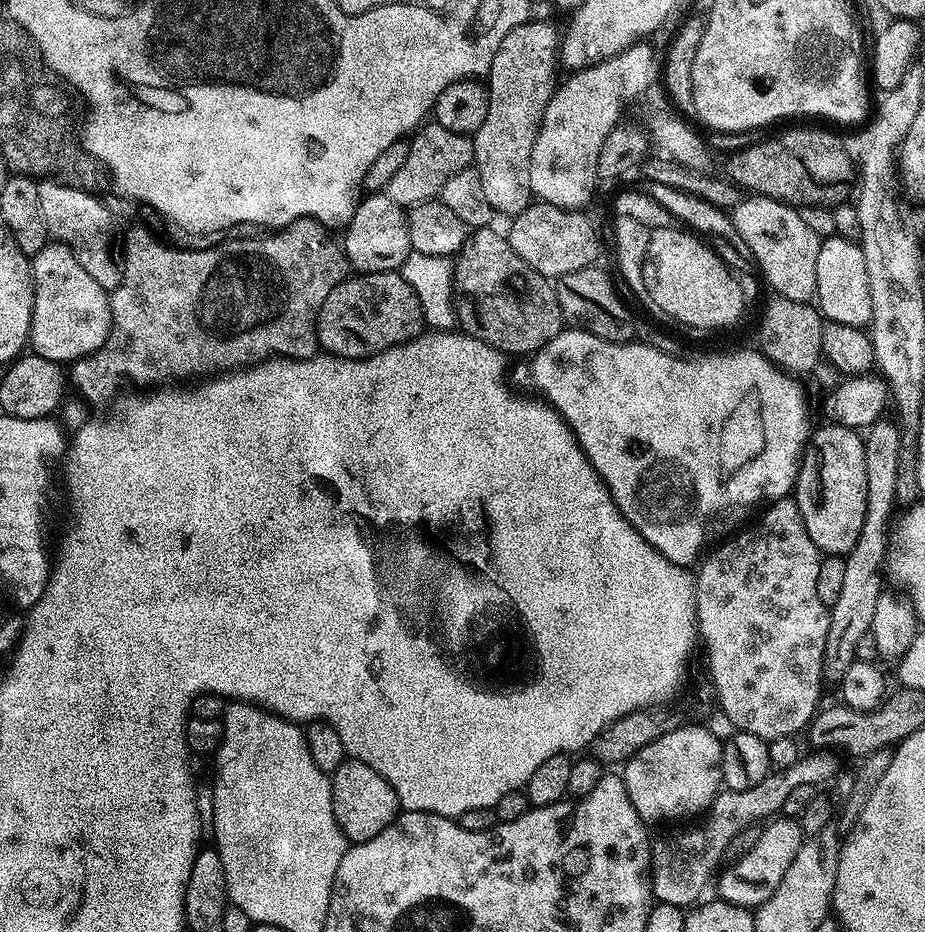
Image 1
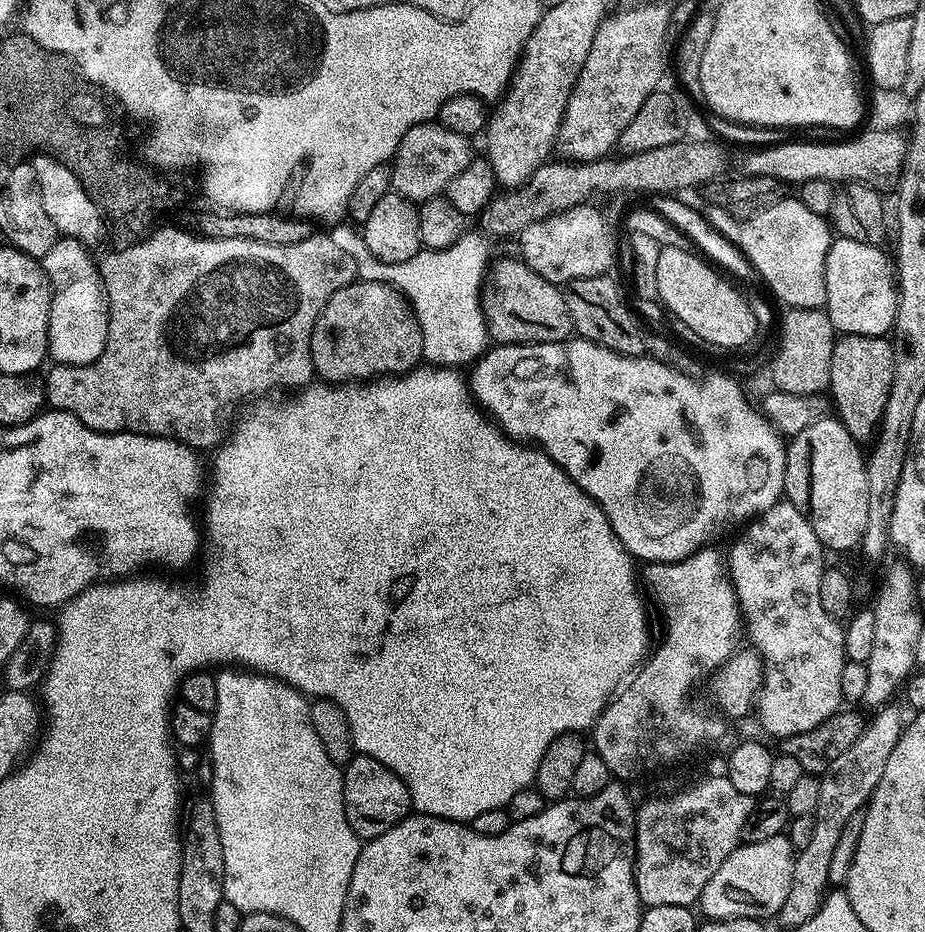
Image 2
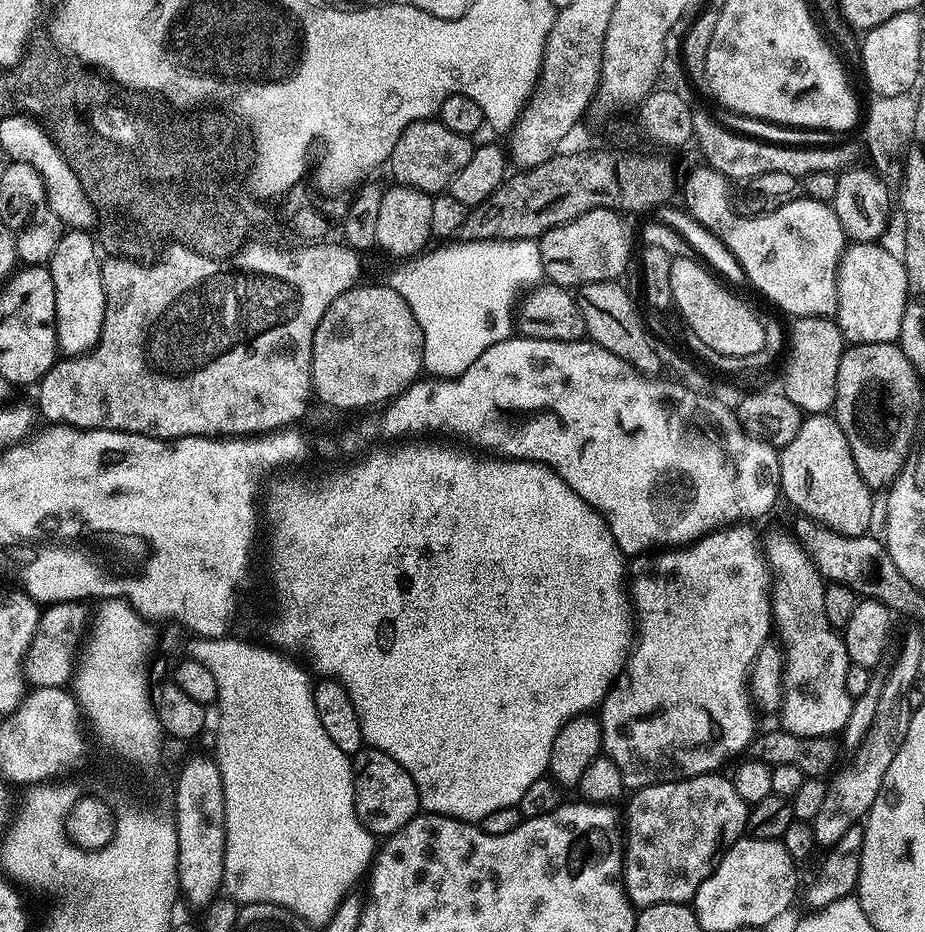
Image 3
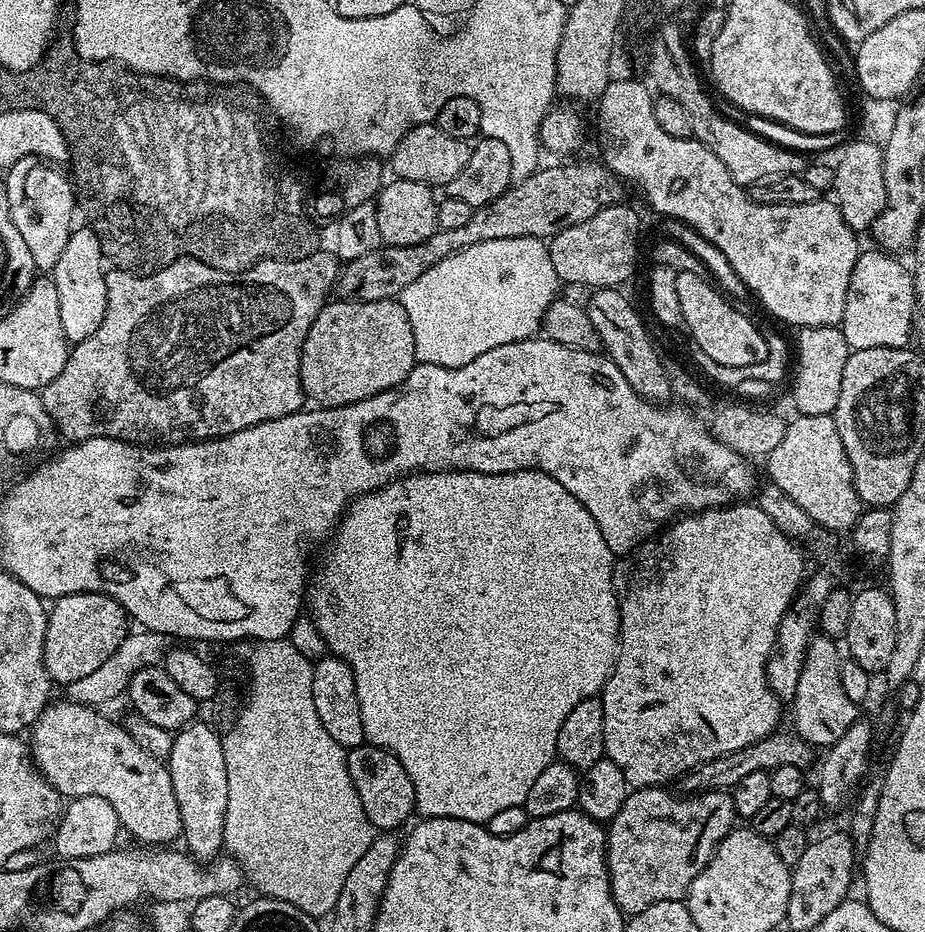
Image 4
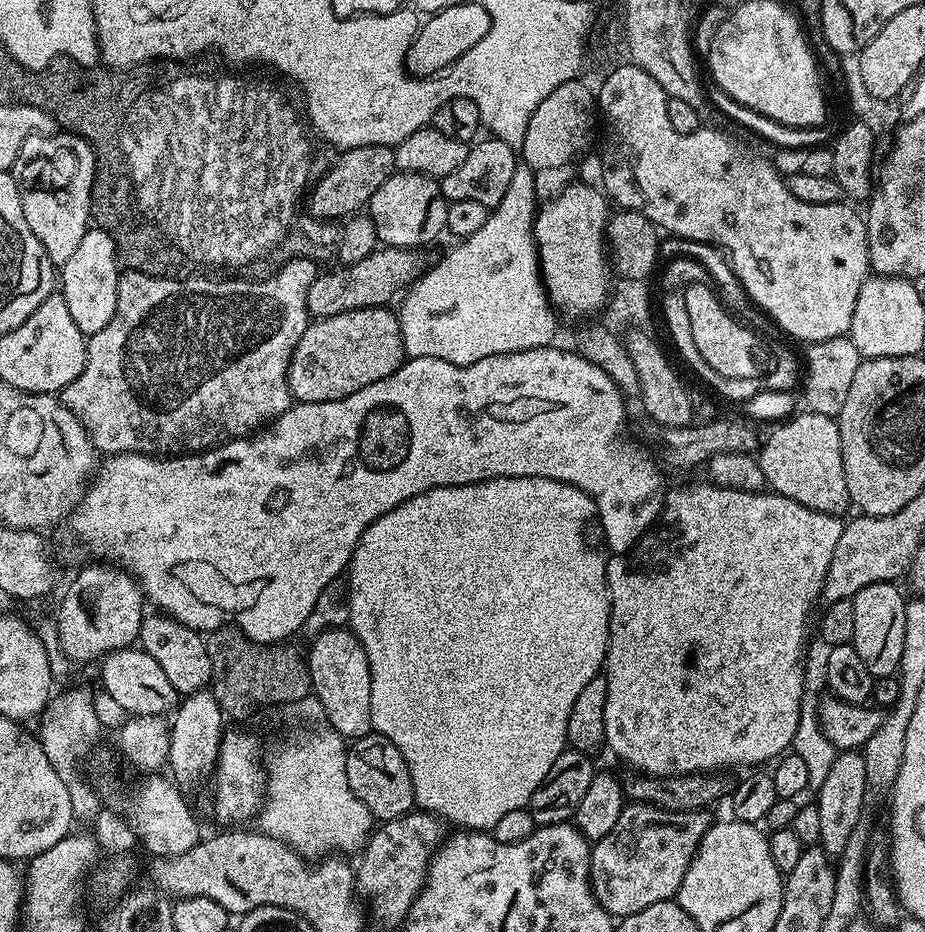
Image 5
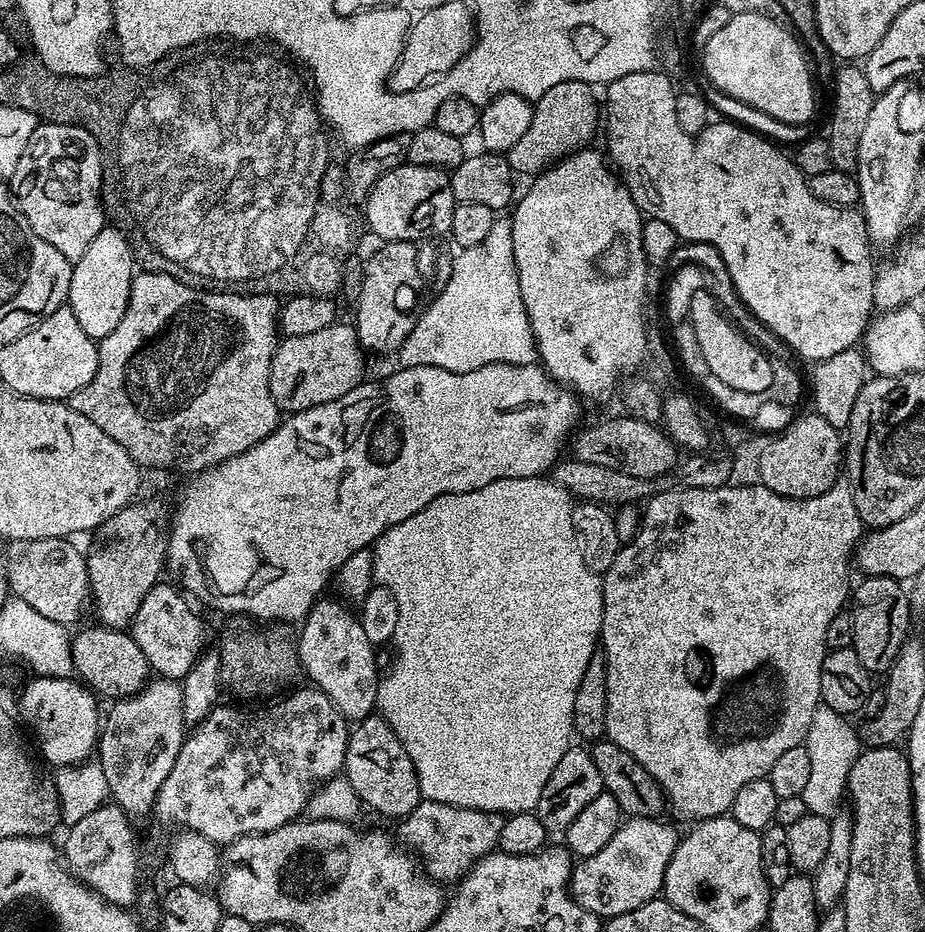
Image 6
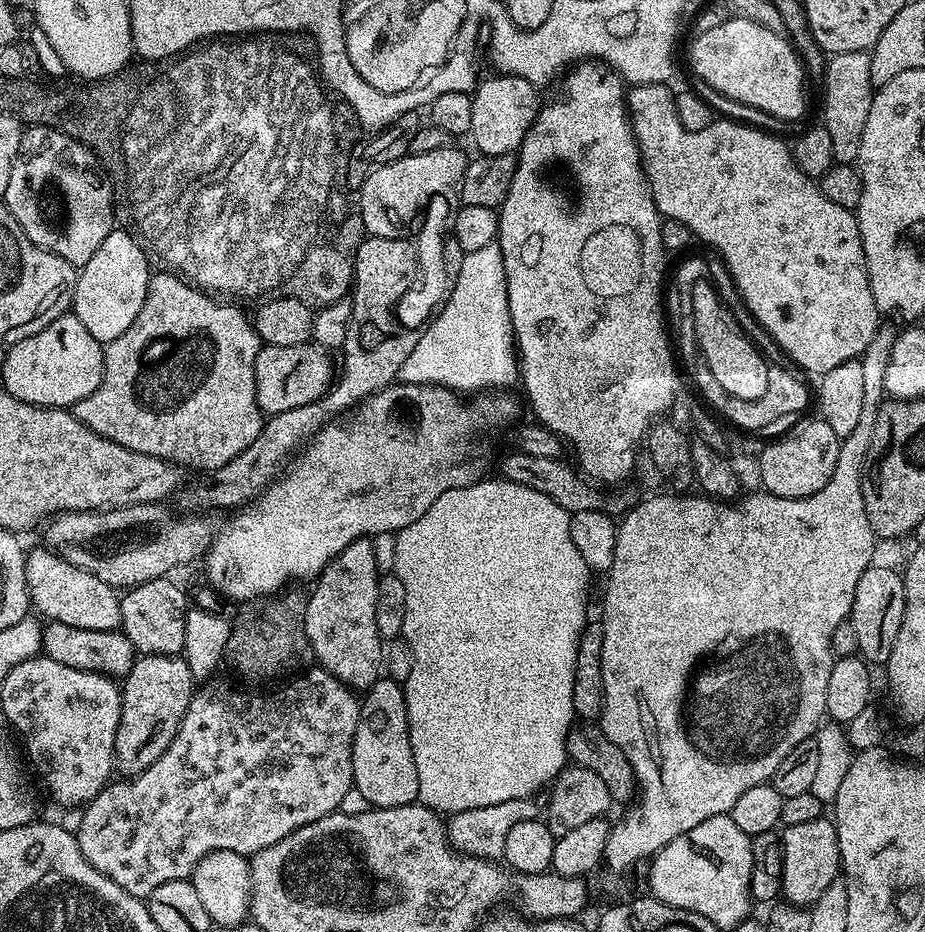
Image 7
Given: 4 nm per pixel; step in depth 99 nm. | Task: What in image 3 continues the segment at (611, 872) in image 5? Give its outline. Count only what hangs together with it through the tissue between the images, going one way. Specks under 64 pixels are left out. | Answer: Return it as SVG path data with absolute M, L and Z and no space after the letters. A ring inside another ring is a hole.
M707 772L689 780L671 780L637 788L627 797L628 813L622 816L624 834L624 889L637 909L652 904L688 904L695 901L698 886L712 872L725 846L731 846L745 835L749 805L734 790L727 775Z

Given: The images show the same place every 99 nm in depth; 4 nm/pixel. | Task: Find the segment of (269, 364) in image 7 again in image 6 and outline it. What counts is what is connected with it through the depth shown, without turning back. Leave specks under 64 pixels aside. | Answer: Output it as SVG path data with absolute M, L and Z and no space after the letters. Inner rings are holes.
M335 322L312 334L303 334L298 337L284 336L277 343L276 352L272 355L270 394L277 408L284 414L310 410L314 406L334 402L334 398L342 398L350 394L350 390L354 390L359 384L365 383L364 357L366 352L361 347L359 336L351 323Z

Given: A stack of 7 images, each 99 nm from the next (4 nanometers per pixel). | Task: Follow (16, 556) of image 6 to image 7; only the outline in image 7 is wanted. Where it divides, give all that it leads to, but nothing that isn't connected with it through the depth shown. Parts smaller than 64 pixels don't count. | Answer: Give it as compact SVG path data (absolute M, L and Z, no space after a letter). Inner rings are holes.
M39 546L24 557L26 586L31 607L36 608L48 622L66 622L66 626L78 626L78 630L110 630L120 628L120 596L102 578L86 569L66 562L56 552Z

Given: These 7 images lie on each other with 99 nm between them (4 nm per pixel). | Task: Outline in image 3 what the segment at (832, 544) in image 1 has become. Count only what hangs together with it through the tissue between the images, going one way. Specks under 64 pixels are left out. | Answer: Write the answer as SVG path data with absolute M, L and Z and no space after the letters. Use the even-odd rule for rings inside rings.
M808 414L803 417L801 428L789 445L781 447L780 458L780 491L783 499L788 499L800 511L801 517L815 520L818 524L836 532L839 536L863 536L872 524L873 489L866 486L854 466L854 454L846 442L846 434L838 426L835 415Z

